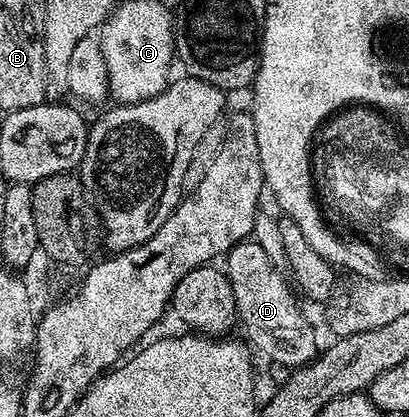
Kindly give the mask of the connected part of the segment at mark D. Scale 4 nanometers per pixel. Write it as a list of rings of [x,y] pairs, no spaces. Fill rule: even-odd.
[[[254,241],[237,243],[229,251],[223,267],[231,281],[238,320],[241,322],[242,329],[244,327],[247,331],[250,339],[248,342],[267,355],[269,361],[273,363],[296,369],[312,362],[319,353],[317,335],[297,305],[298,296],[294,288],[272,263],[271,258],[267,257],[260,245]]]

